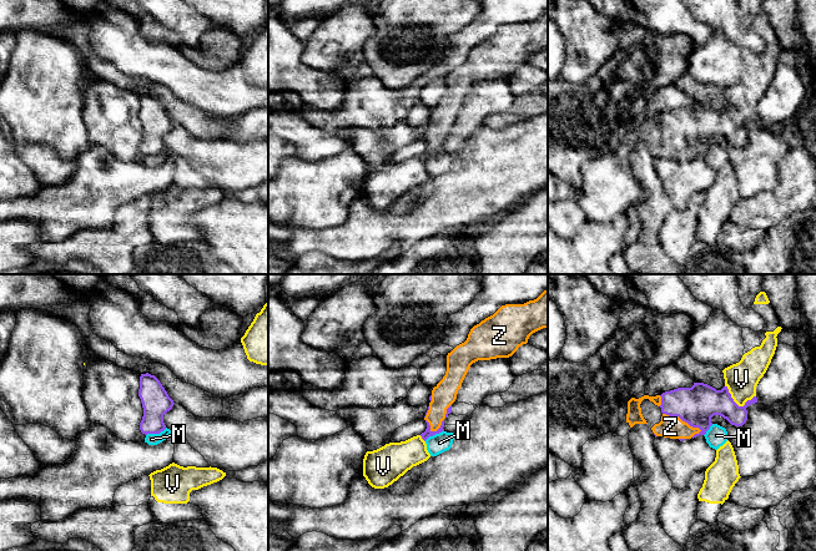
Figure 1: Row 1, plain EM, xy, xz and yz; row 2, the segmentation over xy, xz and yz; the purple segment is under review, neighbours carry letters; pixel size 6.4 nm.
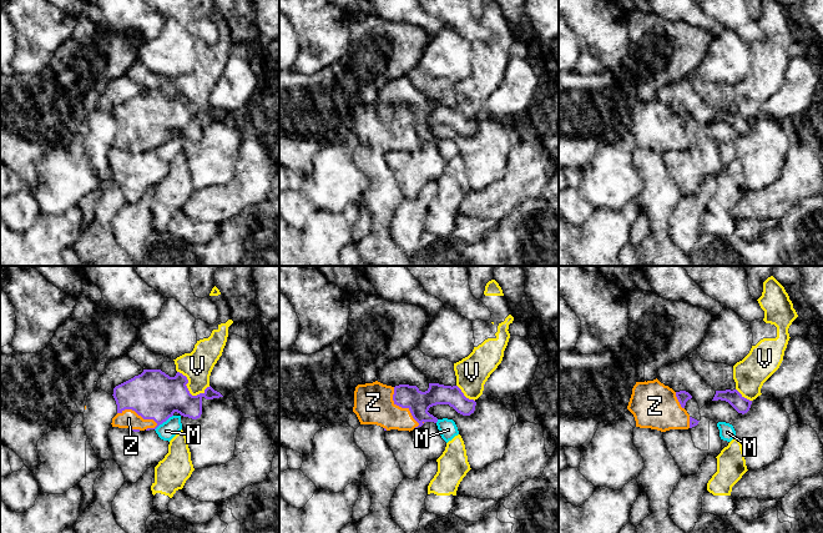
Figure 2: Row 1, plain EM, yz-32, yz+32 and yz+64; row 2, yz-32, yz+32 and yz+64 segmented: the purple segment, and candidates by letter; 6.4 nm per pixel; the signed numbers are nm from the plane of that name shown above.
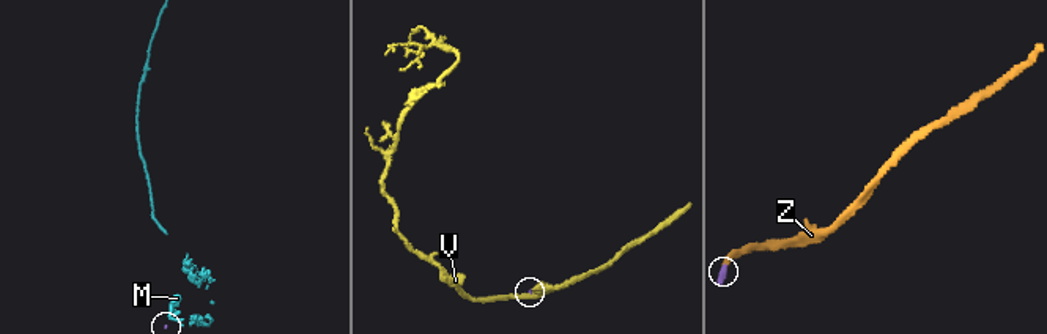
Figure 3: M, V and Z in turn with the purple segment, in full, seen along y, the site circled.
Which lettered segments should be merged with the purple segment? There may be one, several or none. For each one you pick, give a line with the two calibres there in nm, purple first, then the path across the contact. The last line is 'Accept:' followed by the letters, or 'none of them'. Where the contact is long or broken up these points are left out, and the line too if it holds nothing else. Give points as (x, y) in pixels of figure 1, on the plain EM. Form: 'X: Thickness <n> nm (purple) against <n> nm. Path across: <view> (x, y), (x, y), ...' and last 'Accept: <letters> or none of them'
Z: Thickness 240 nm (purple) against 140 nm. Path across: yz (696, 126), (683, 141), (670, 147)
Accept: Z

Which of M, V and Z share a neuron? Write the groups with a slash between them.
M / V / Z

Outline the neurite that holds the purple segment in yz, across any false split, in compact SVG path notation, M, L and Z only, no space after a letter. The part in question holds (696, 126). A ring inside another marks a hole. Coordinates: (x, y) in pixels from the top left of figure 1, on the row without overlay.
M694 103L691 108L678 108L656 117L631 118L628 122L626 135L630 148L635 145L648 145L640 128L644 120L661 128L661 142L651 148L655 158L664 157L680 162L705 156L712 146L714 136L722 137L731 146L742 147L747 141L746 128L757 123L757 118L754 117L744 127L739 127L727 107L716 111L707 105Z

